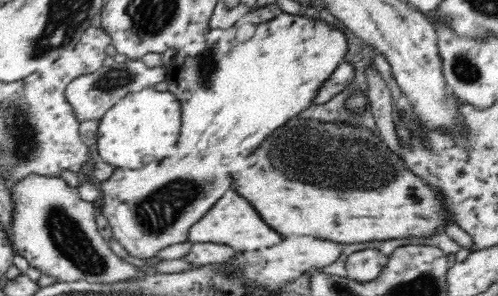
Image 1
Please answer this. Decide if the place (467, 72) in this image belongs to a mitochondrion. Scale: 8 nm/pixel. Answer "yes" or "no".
yes

